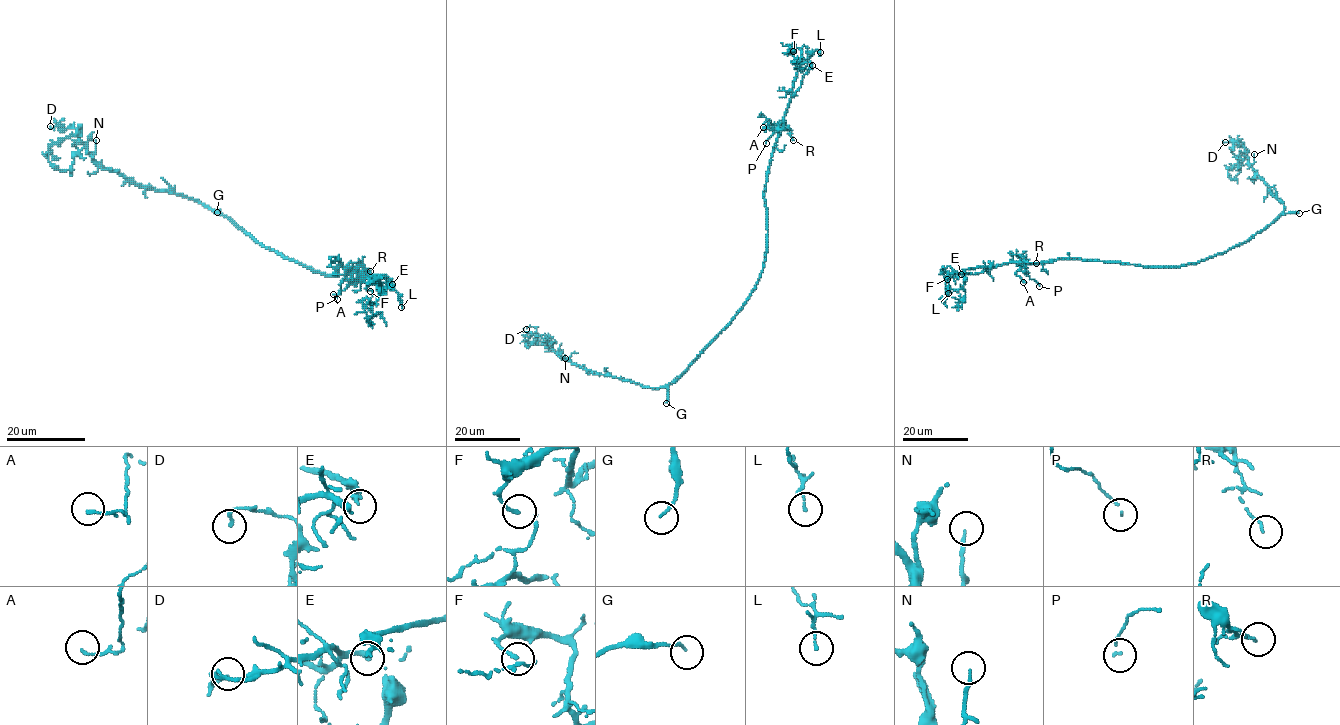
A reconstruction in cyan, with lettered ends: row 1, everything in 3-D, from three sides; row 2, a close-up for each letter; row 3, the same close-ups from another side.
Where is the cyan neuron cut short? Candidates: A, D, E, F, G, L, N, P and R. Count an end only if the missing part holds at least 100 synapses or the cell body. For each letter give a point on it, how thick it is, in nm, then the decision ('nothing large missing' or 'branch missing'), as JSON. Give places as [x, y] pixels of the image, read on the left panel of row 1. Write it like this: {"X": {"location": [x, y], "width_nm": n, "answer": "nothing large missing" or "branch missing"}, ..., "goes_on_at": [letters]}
{"A": {"location": [333, 294], "width_nm": 90, "answer": "nothing large missing"}, "D": {"location": [50, 126], "width_nm": 120, "answer": "nothing large missing"}, "E": {"location": [392, 284], "width_nm": 130, "answer": "branch missing"}, "F": {"location": [370, 291], "width_nm": 110, "answer": "nothing large missing"}, "G": {"location": [217, 212], "width_nm": 110, "answer": "nothing large missing"}, "L": {"location": [401, 307], "width_nm": 110, "answer": "nothing large missing"}, "N": {"location": [96, 140], "width_nm": 130, "answer": "nothing large missing"}, "P": {"location": [337, 299], "width_nm": 80, "answer": "nothing large missing"}, "R": {"location": [370, 271], "width_nm": 100, "answer": "nothing large missing"}, "goes_on_at": ["E"]}

